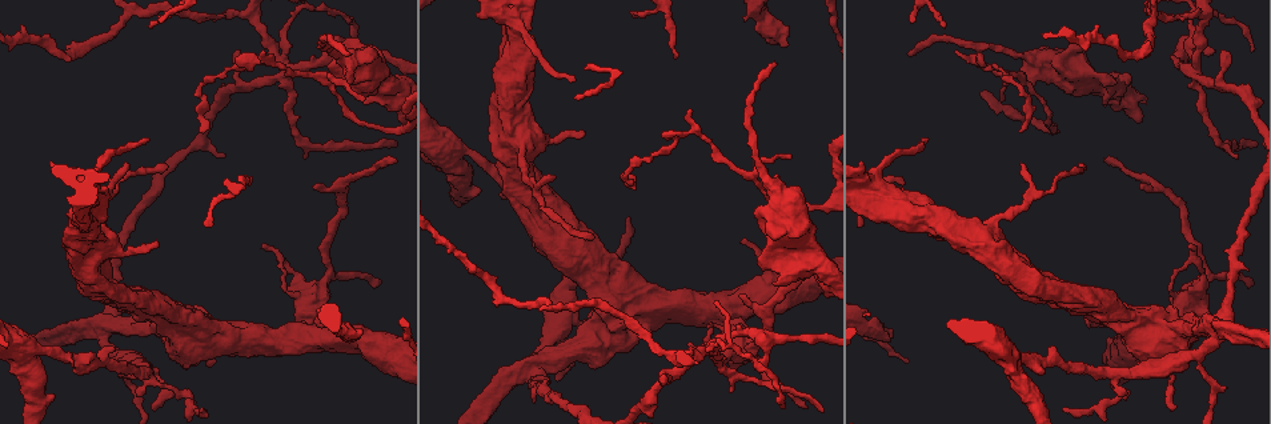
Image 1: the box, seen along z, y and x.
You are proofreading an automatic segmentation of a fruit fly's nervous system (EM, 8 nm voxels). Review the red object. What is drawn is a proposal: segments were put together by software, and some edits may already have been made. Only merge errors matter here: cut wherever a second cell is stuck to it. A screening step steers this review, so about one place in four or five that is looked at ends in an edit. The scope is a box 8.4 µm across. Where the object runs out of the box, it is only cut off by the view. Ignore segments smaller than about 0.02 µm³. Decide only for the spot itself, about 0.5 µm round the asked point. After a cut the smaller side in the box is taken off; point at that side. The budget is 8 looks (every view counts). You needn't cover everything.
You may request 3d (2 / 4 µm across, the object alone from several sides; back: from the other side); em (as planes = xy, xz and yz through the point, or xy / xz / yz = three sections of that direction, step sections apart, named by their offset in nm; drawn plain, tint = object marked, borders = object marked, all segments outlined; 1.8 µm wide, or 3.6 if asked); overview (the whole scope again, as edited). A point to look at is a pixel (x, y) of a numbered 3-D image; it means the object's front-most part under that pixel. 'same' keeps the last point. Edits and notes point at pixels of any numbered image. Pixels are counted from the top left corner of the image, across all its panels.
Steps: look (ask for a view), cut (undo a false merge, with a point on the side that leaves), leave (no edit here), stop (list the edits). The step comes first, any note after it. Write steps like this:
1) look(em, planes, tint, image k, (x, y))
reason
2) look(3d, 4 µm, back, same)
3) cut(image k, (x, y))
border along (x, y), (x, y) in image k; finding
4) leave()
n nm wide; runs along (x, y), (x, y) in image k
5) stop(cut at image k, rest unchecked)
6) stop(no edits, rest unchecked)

look(em, planes, plain, image 1, (886, 194))
branch point

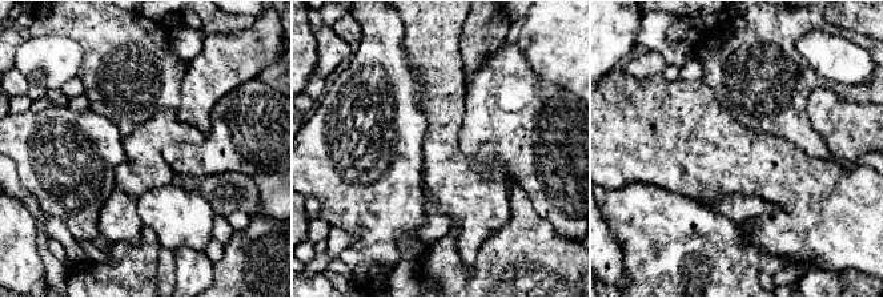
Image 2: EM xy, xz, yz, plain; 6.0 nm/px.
look(em, planes, borders, same)

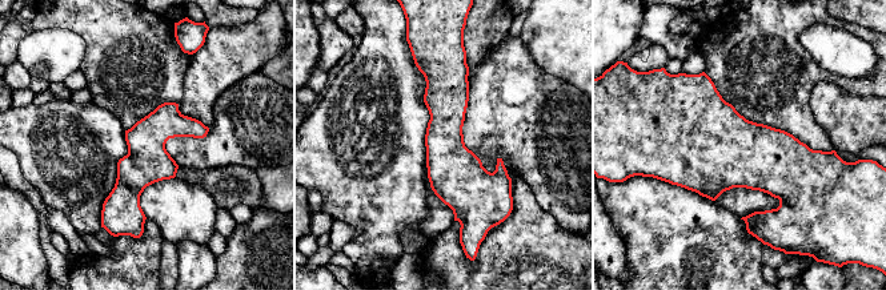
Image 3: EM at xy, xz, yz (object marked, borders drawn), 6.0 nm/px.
leave()
one cell here

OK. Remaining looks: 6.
look(em, 3.6 µm, planes, tint, image 1, (112, 323))
four or more arms meet

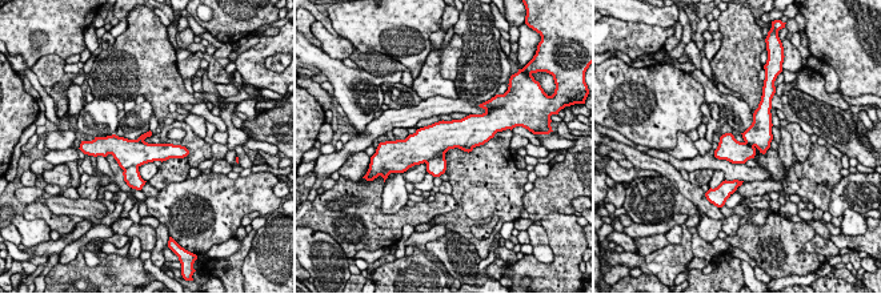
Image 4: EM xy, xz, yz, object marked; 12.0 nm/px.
cut(image 4, (436, 166))
320 nm wide; border along (444, 153), (439, 153), (425, 162) in image 4; a second cell is stuck on

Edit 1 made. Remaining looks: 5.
stop(cut at image 4, rest unchecked)

